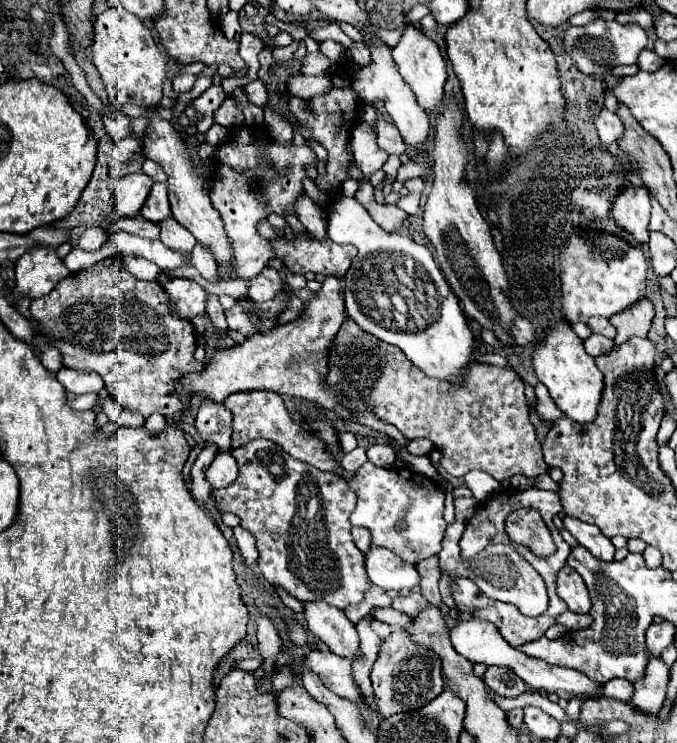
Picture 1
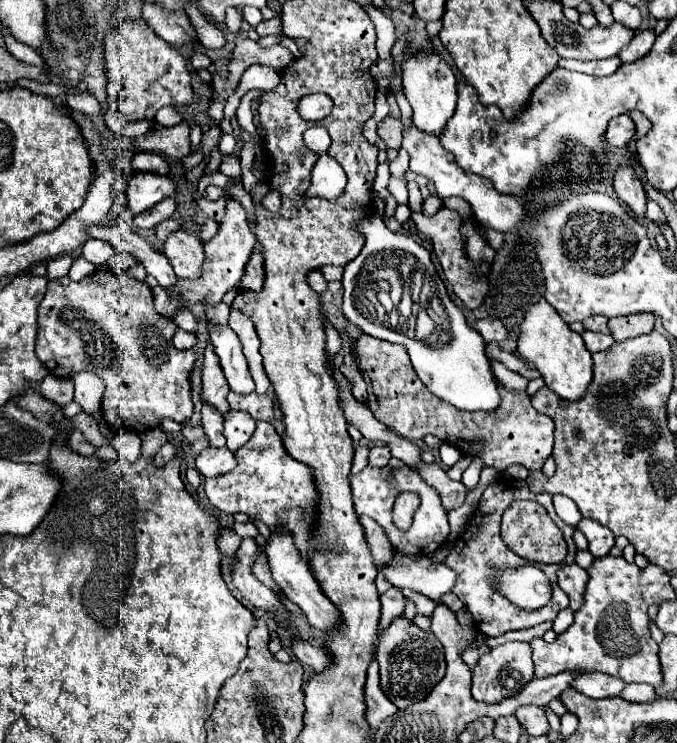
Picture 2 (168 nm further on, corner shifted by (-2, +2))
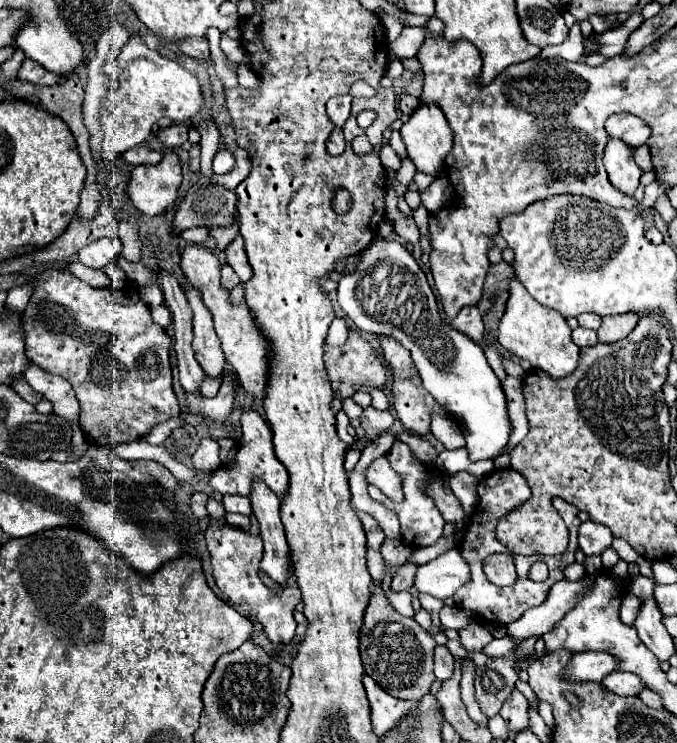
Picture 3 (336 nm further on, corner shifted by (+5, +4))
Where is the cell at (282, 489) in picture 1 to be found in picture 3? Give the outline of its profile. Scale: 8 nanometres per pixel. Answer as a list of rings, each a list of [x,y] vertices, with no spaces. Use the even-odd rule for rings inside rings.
[[[248,410],[242,414],[242,438],[238,442],[238,452],[236,452],[236,462],[230,466],[220,466],[218,470],[214,470],[208,476],[208,486],[226,496],[226,494],[238,494],[238,496],[250,496],[252,494],[252,484],[254,480],[262,480],[280,500],[284,498],[284,494],[288,494],[288,470],[284,468],[284,464],[276,458],[274,454],[274,444],[272,444],[272,430],[266,424],[266,420],[254,412]]]

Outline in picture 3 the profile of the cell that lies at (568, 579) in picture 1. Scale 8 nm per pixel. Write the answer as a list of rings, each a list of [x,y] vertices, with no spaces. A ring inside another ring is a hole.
[[[574,562],[574,564],[570,564],[570,566],[564,568],[564,578],[566,578],[566,580],[582,580],[584,574],[586,574],[586,570],[584,570],[584,566],[578,564],[578,562]]]

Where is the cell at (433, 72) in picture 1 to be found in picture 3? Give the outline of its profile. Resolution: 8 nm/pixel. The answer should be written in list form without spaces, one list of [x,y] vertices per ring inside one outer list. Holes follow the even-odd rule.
[[[420,102],[400,128],[408,154],[420,172],[436,174],[452,148],[452,130],[438,104]]]

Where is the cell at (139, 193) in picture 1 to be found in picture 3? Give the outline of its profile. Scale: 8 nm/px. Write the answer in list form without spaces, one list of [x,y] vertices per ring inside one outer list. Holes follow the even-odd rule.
[[[166,152],[160,164],[136,166],[130,172],[126,196],[138,212],[158,216],[176,202],[180,182],[182,182],[180,160],[174,152]]]

